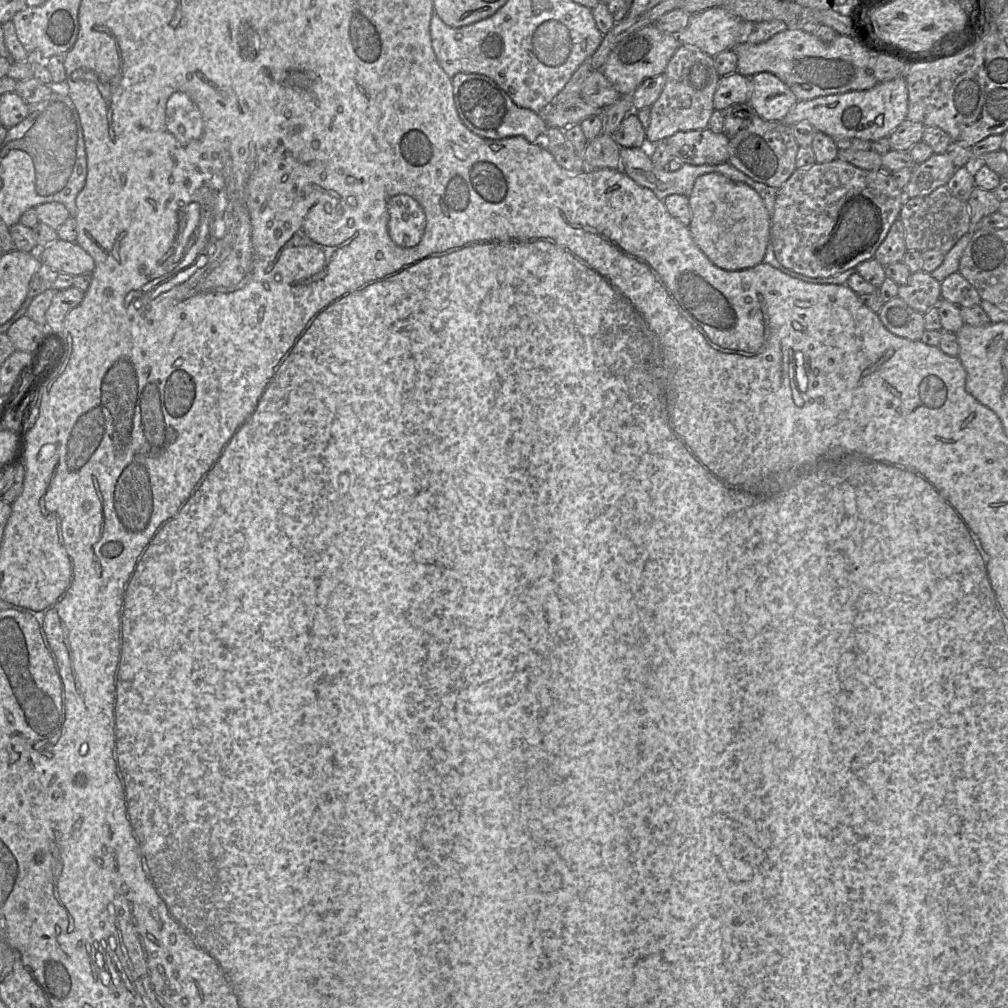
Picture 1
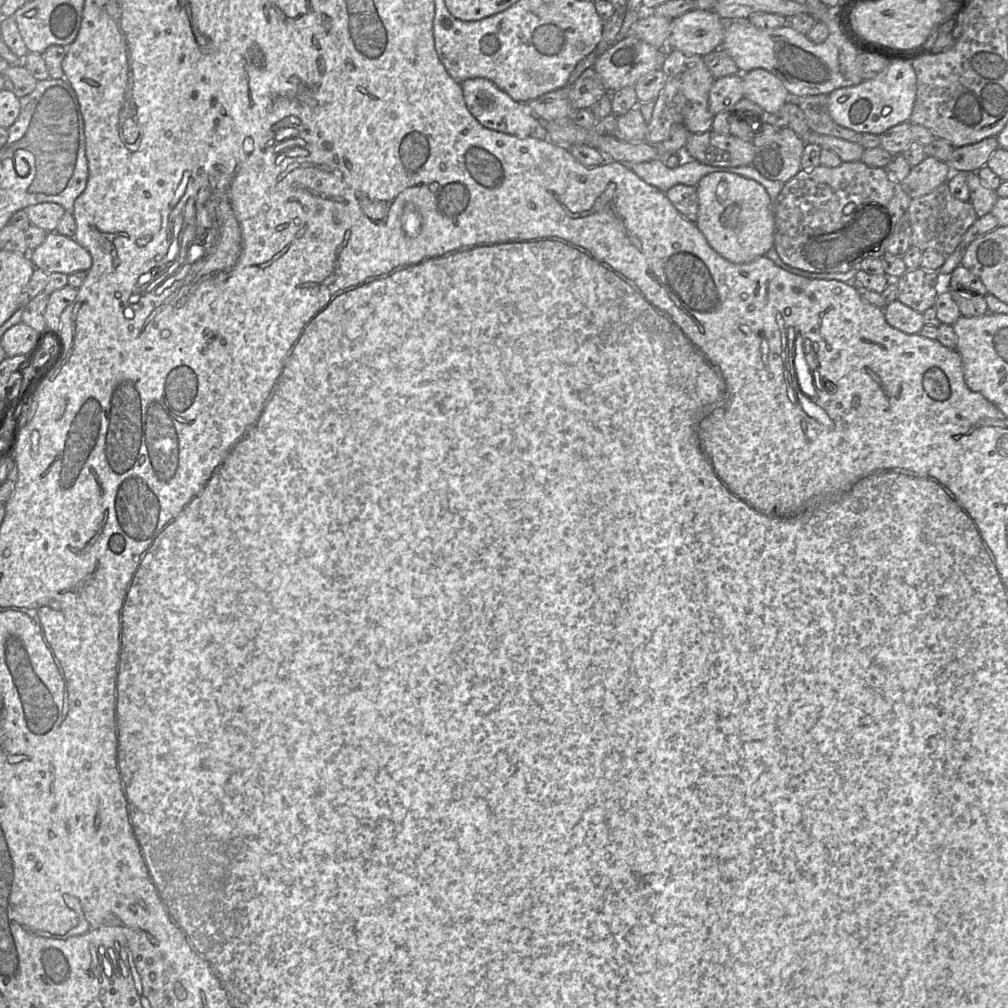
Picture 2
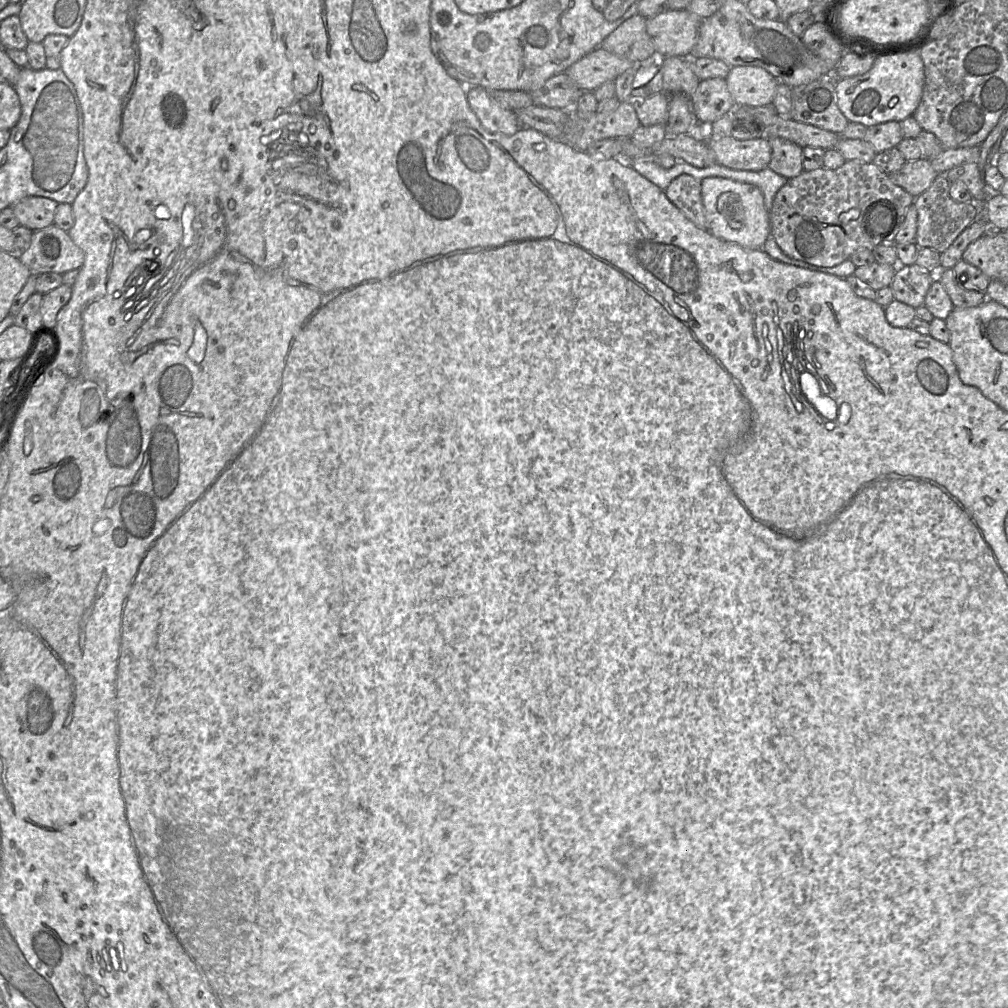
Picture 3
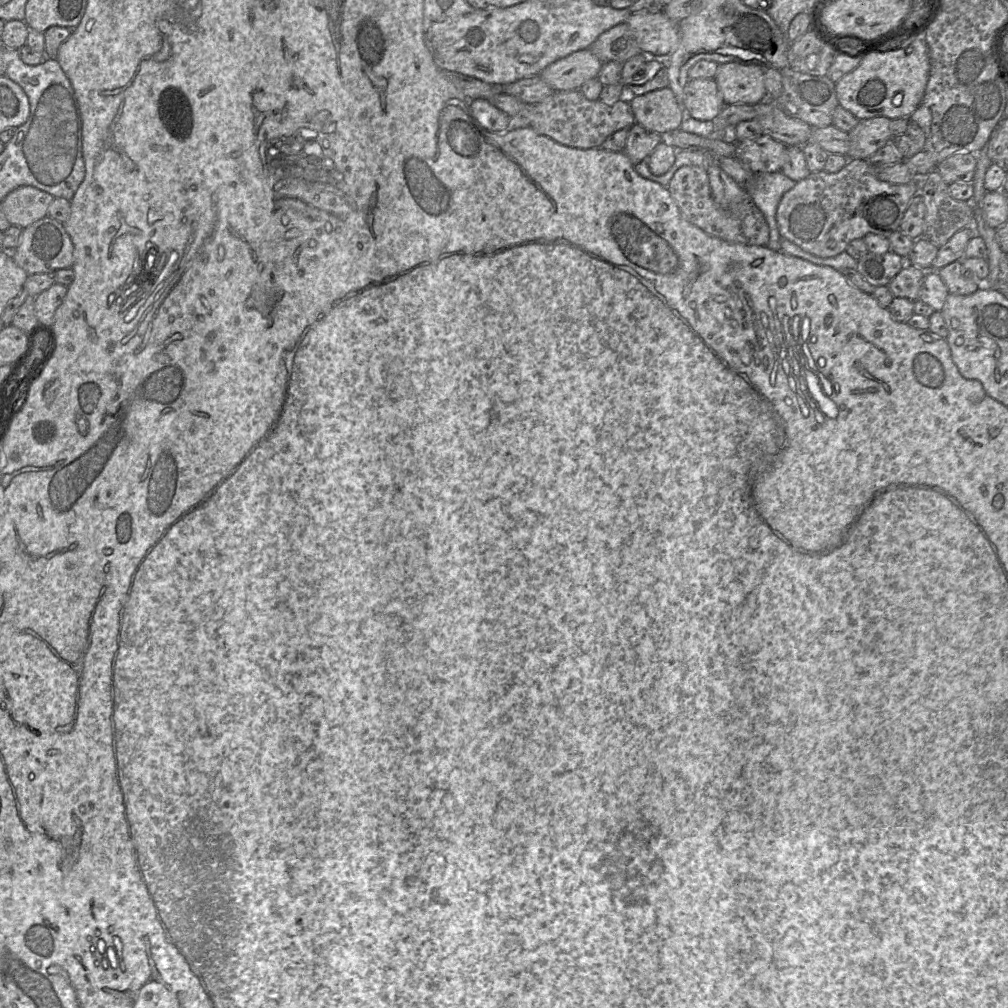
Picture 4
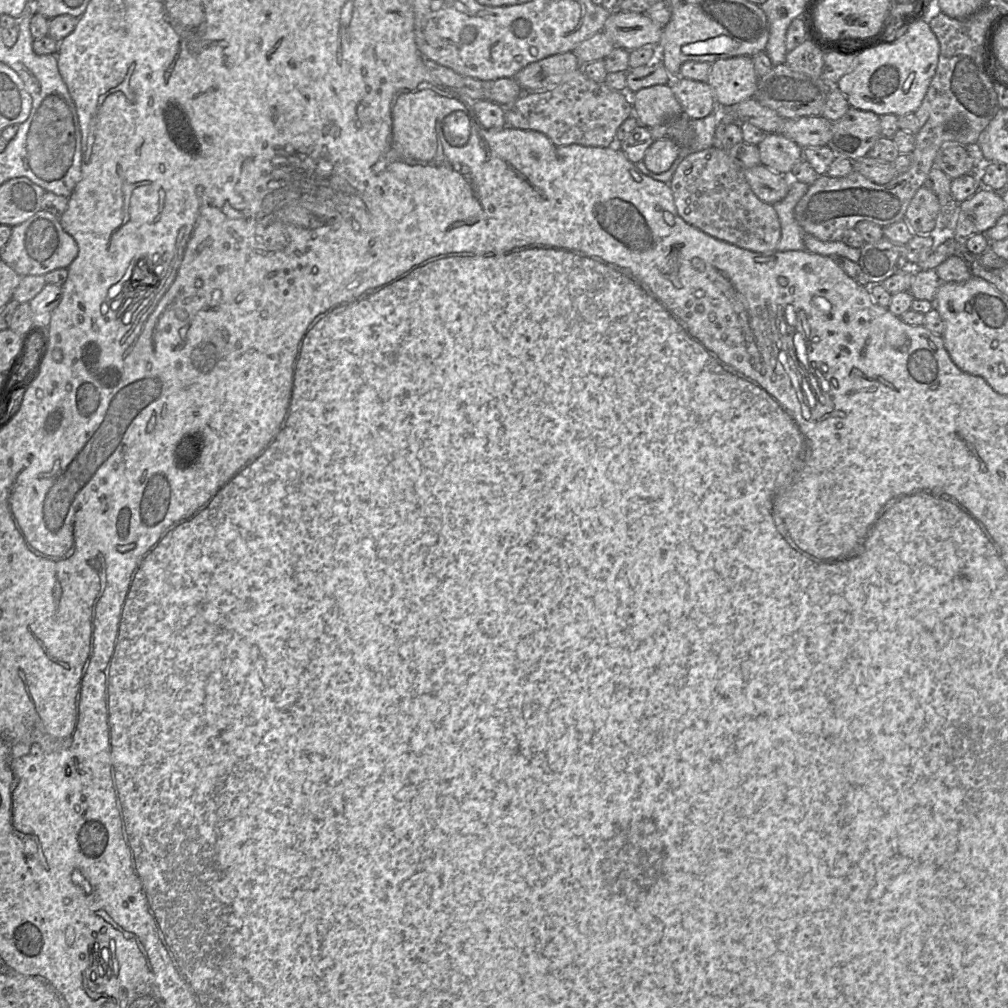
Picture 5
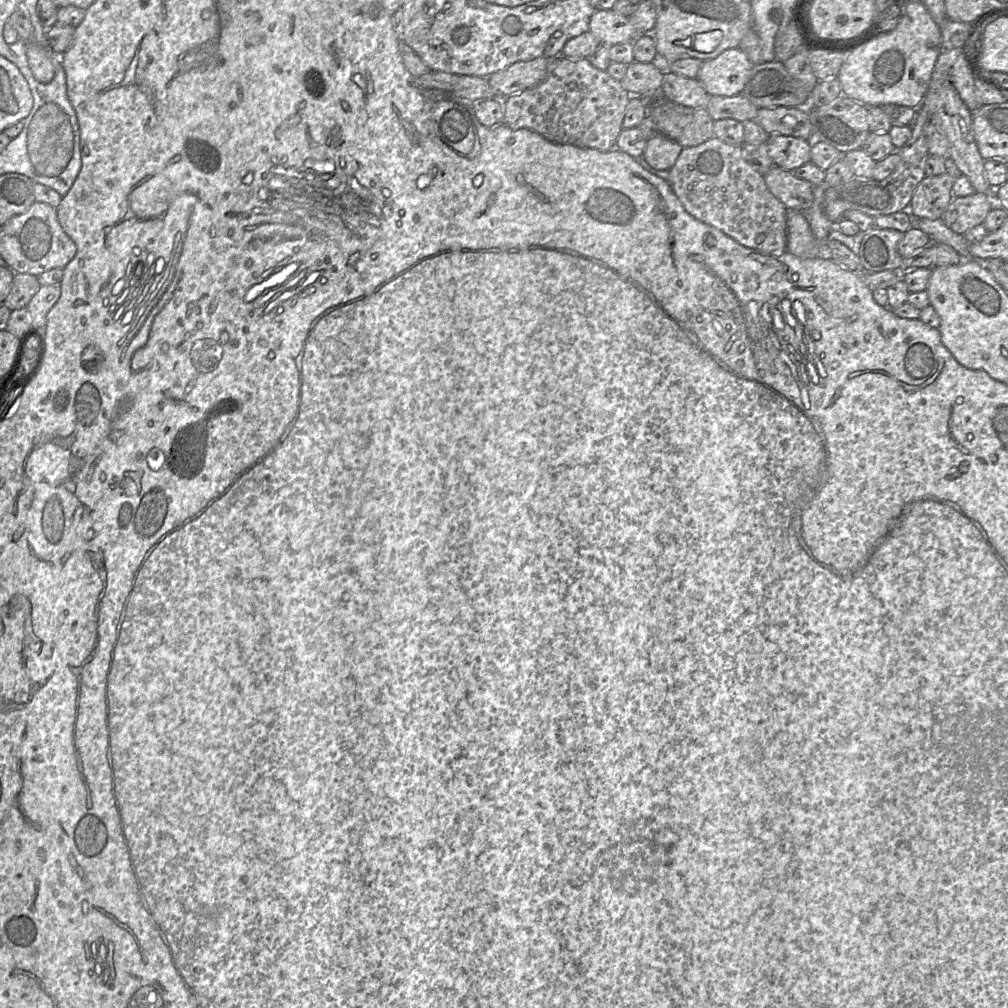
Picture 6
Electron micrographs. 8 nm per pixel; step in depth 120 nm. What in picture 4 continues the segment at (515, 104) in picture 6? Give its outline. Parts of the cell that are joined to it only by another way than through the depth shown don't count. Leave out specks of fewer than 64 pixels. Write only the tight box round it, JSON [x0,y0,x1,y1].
[526,89,636,149]

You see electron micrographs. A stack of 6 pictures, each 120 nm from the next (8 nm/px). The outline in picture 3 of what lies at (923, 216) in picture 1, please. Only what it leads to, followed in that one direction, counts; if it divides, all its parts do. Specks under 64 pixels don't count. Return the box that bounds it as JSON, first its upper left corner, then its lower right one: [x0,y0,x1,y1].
[915,174,985,253]

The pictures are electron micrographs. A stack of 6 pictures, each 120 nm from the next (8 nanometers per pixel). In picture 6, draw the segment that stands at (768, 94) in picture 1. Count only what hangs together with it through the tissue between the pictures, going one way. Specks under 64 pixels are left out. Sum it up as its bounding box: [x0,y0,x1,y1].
[697,49,752,97]

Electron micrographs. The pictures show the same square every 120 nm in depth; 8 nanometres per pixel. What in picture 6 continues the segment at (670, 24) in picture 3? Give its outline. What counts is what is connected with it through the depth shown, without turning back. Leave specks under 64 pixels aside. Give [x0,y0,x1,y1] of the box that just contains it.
[589,9,639,47]

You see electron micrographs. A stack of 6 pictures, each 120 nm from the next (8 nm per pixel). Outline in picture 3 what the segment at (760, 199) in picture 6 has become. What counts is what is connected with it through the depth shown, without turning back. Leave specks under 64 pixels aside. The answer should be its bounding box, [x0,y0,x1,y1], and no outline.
[666,174,709,231]

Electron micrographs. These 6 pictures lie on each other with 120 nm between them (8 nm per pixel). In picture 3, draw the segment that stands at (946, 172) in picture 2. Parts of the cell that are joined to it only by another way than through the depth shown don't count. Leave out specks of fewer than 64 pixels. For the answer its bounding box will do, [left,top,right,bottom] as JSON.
[887,158,939,198]

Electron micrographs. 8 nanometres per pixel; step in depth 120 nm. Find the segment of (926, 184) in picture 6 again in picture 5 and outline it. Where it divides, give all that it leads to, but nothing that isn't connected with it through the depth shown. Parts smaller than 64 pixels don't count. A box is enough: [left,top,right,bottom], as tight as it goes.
[903,185,940,235]

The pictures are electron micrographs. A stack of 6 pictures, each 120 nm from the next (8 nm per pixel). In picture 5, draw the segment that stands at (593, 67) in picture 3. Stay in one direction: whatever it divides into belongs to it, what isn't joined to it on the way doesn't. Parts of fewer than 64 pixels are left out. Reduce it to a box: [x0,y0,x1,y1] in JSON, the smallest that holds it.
[513,52,581,93]

